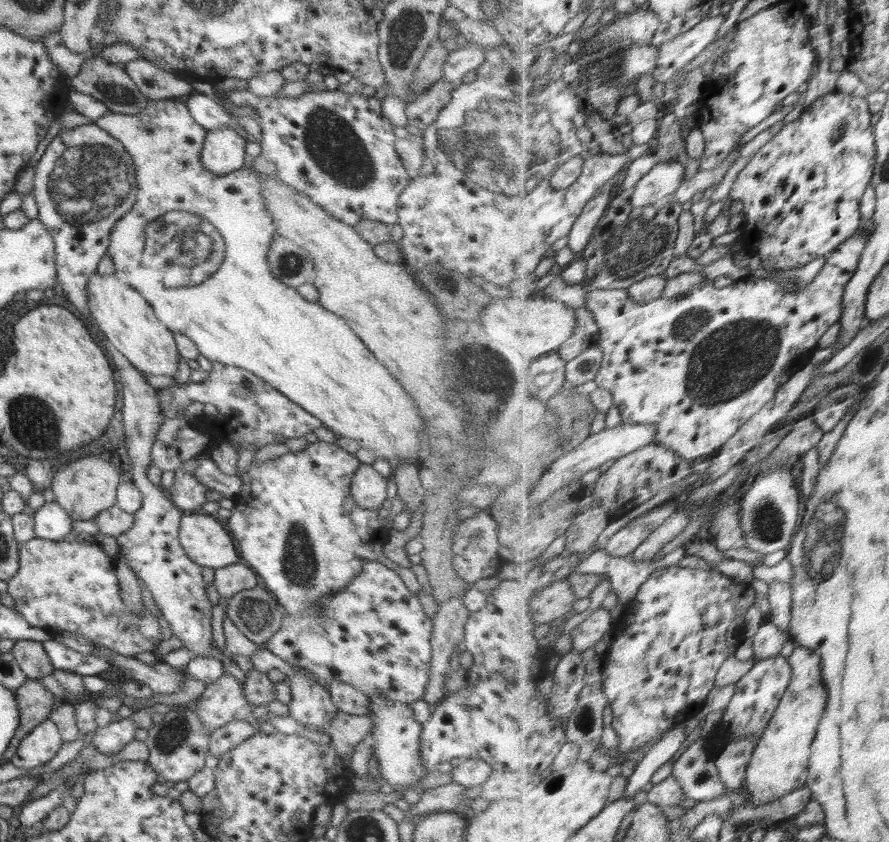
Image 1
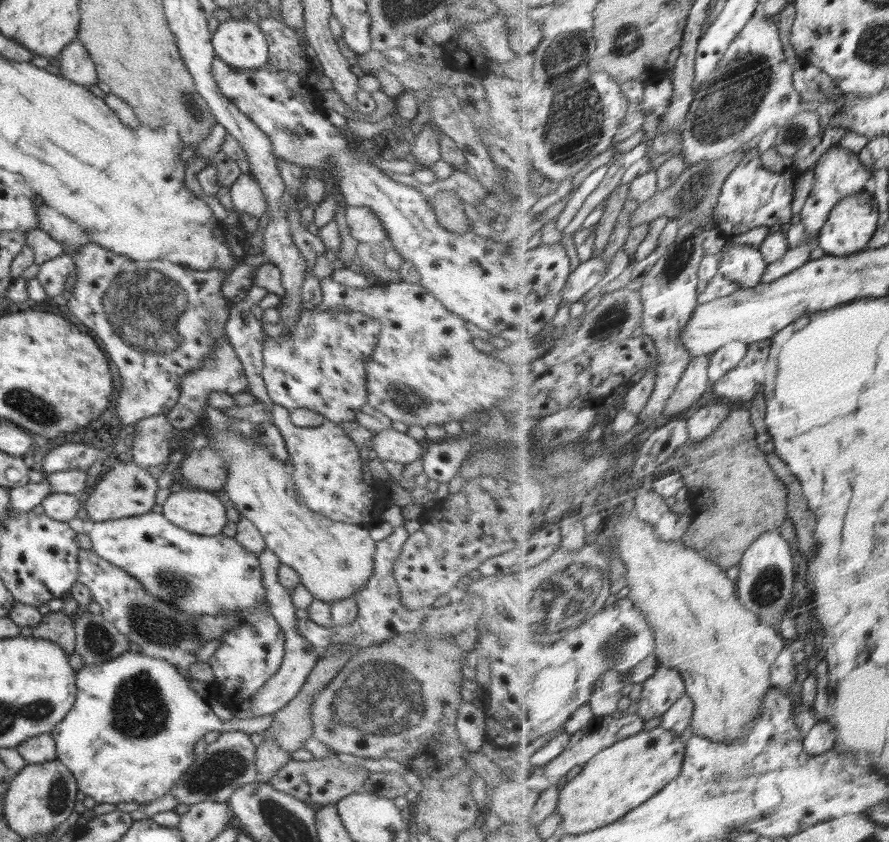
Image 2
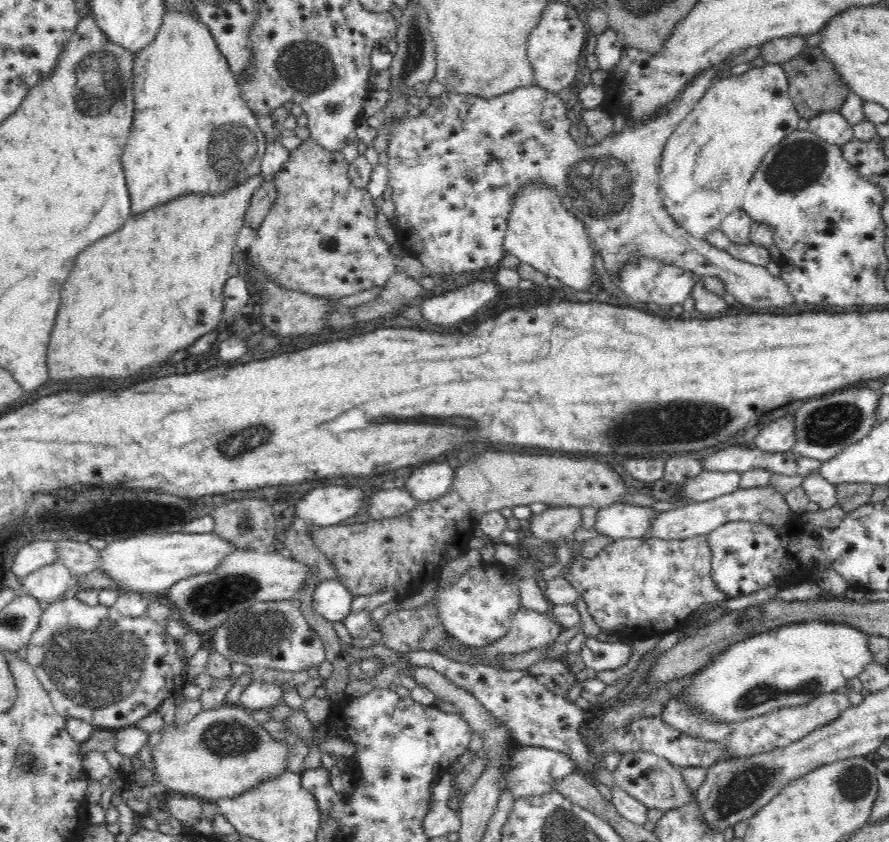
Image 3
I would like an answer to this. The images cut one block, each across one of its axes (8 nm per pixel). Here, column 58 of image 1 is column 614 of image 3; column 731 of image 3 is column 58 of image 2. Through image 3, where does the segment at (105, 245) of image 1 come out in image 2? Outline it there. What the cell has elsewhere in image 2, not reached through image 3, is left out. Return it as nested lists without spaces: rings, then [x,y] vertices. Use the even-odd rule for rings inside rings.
[[[64,253],[39,265],[36,278],[49,299],[58,294],[65,294],[66,280],[75,268],[76,264],[71,256]]]

